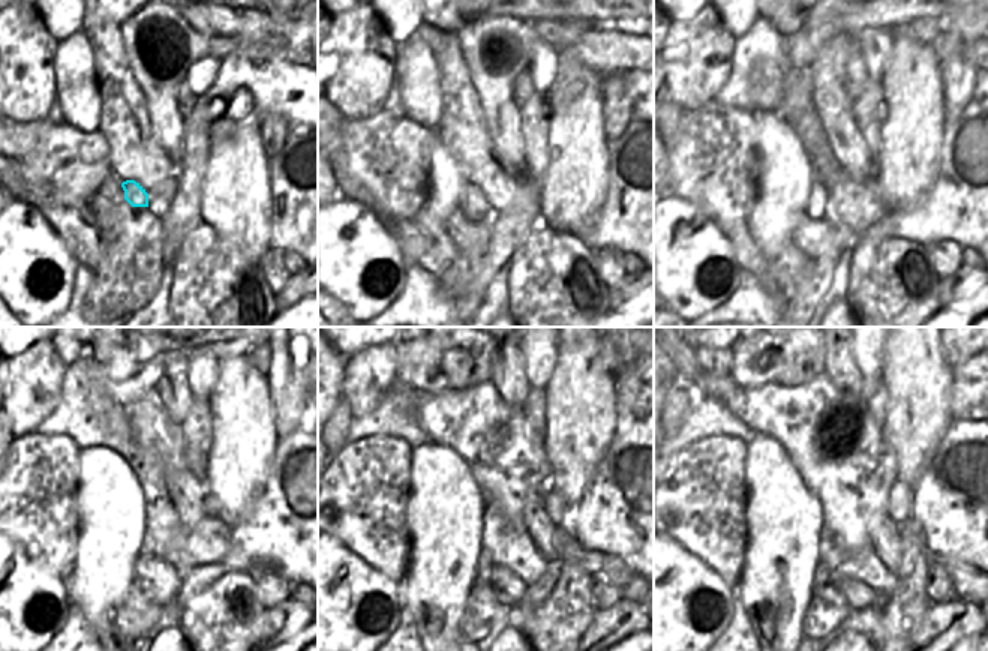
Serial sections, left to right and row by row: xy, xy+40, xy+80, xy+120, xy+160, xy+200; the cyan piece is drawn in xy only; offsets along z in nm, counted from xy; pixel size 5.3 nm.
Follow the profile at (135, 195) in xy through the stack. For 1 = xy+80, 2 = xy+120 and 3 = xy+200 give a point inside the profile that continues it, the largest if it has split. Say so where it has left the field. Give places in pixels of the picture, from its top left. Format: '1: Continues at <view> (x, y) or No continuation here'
1: Continues at xy+80 (816, 209)
2: Continues at xy+120 (147, 548)
3: Continues at xy+200 (822, 572).

